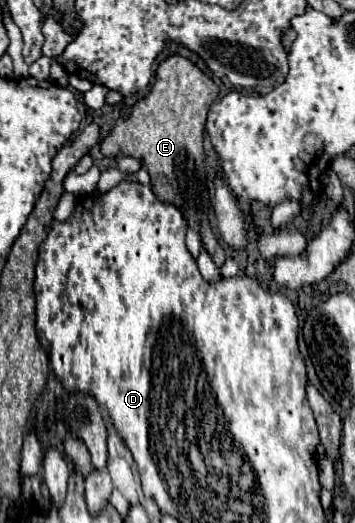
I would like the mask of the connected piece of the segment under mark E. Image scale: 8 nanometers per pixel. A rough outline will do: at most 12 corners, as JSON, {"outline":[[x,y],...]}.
{"outline":[[188,58],[160,62],[150,92],[100,152],[140,158],[160,202],[210,240],[202,148],[218,86]]}

